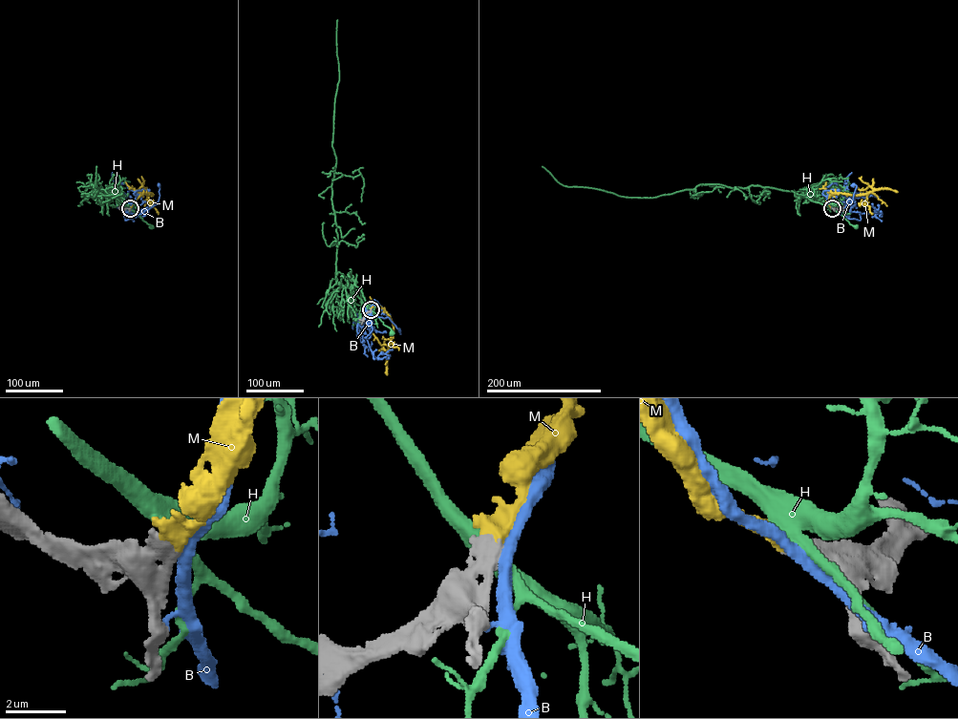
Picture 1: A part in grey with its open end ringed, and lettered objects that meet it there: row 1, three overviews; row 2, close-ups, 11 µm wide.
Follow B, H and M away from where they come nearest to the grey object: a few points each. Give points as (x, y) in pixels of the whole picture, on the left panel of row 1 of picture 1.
B: (130, 208), (131, 213), (138, 214), (156, 204), (159, 185)
H: (130, 208), (151, 226)
M: (130, 208), (142, 195), (152, 194), (142, 186), (136, 190), (132, 186)

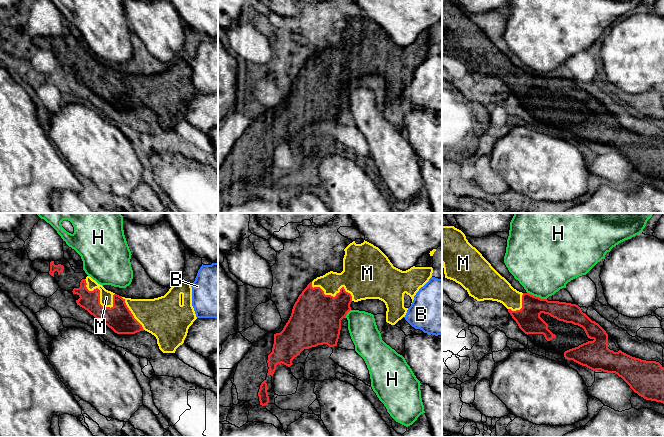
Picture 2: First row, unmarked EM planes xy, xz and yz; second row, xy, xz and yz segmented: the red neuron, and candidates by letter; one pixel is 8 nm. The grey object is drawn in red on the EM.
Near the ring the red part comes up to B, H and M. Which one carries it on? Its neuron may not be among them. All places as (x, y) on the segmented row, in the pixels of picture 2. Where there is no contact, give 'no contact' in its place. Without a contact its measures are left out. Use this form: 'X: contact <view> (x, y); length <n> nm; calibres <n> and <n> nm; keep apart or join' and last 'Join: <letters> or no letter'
B: no contact; keep apart
H: contact yz (537, 297); length 170 nm; calibres 190 and 440 nm; keep apart
M: contact xy (99, 293); length 320 nm; calibres 200 and 110 nm; join
Join: M

